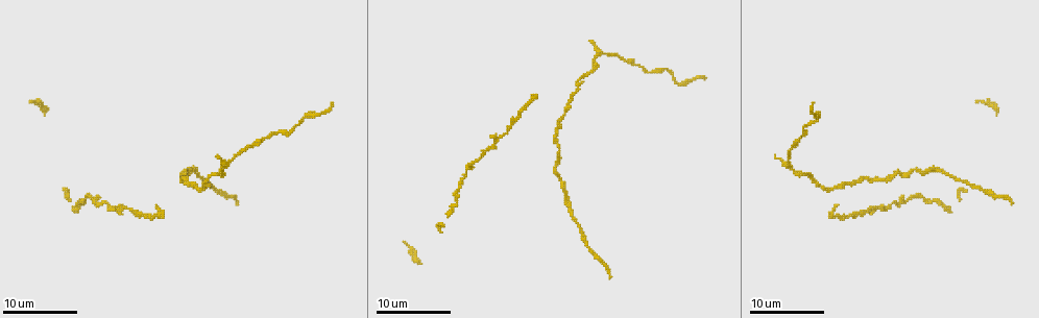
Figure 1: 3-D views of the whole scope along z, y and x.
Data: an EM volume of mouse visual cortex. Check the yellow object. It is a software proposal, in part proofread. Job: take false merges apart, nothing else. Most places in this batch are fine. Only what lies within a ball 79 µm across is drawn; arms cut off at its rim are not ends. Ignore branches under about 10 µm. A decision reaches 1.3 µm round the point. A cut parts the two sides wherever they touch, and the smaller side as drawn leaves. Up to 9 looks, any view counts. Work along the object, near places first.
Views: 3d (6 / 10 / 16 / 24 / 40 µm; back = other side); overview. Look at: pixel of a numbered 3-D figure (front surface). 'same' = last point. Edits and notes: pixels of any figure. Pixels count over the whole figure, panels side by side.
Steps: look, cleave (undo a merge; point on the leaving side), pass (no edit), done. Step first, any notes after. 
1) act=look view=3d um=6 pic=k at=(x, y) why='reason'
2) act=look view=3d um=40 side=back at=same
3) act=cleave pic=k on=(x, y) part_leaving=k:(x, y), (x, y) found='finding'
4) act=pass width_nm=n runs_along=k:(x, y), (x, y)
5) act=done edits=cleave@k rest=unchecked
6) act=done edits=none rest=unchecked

act=look view=3d um=10 pic=1 at=(495, 142)

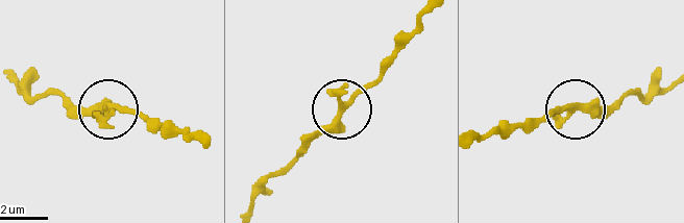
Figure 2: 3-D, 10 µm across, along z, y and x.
act=pass runs_along=2:(421, 13), (416, 34), (388, 70), (300, 152) found='all the same neuron'

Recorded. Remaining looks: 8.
act=look view=3d um=6 pic=1 at=(163, 212) why='three-way junction'

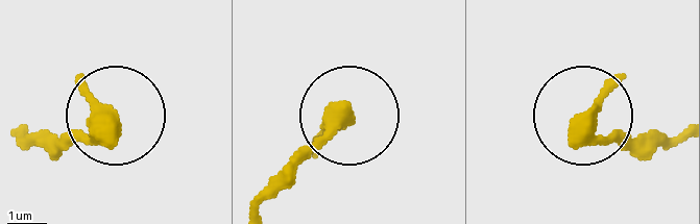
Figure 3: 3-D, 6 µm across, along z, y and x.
act=look view=3d um=6 side=back pic=3 at=(587, 114)

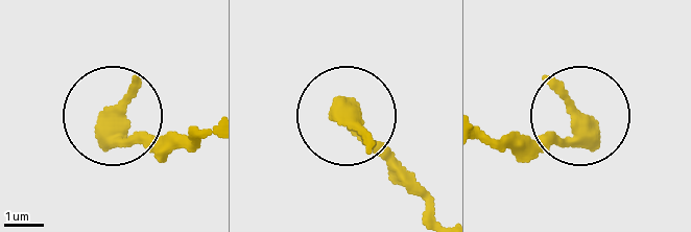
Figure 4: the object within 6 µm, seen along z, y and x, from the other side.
act=pass width_nm=290 runs_along=4:(184, 139), (147, 139), (120, 122) found='all the same neuron'

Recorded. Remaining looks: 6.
act=look view=3d um=6 pic=1 at=(294, 127) why='thick turns thin'

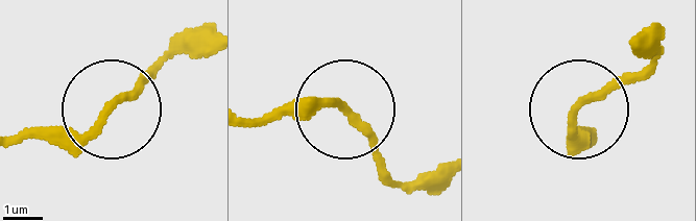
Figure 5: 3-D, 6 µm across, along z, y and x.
act=pass runs_along=5:(18, 134), (78, 131), (127, 95), (164, 49) found='all the same neuron'

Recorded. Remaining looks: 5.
act=look view=3d um=6 pic=1 at=(465, 173) why='side arm on a straight run'

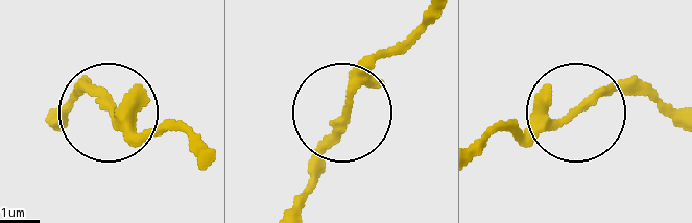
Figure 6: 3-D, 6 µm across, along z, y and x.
act=pass runs_along=6:(426, 19), (376, 59), (310, 186) found='one neuron here'

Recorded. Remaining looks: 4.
act=done edits=none rest=unchecked

